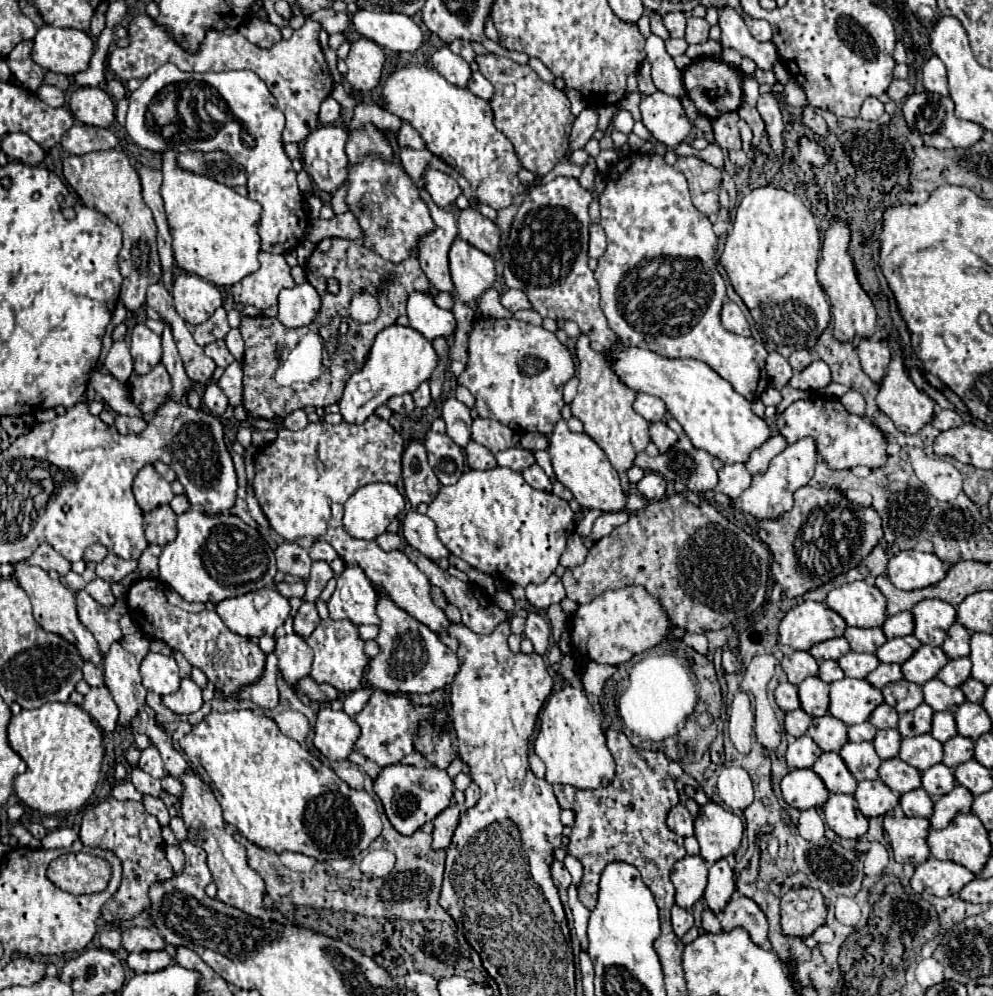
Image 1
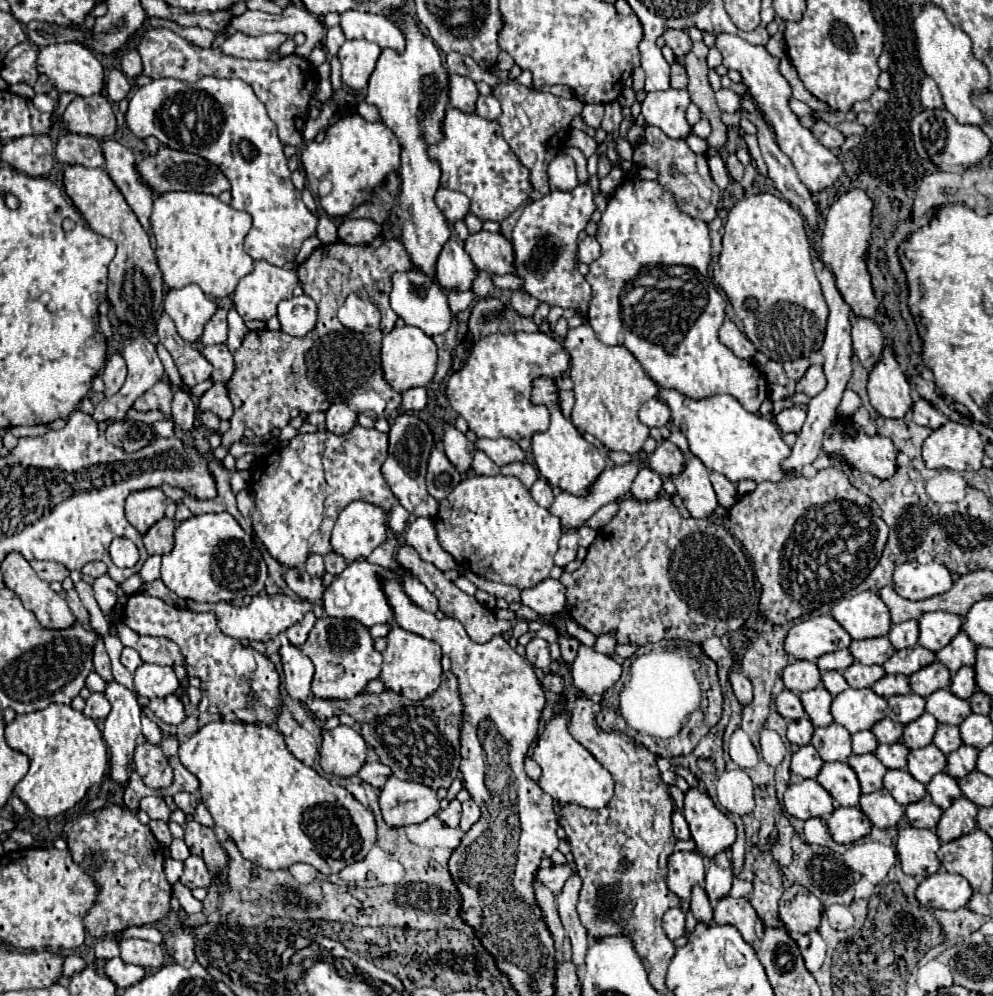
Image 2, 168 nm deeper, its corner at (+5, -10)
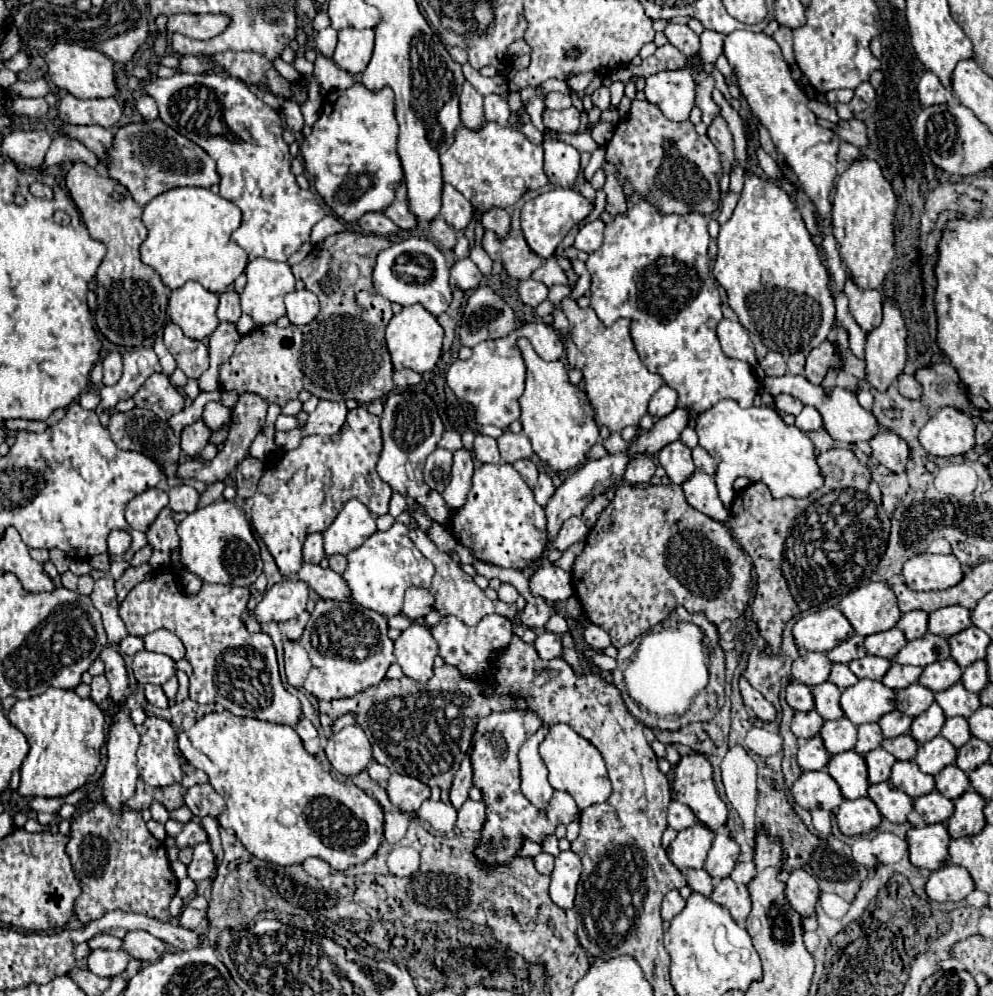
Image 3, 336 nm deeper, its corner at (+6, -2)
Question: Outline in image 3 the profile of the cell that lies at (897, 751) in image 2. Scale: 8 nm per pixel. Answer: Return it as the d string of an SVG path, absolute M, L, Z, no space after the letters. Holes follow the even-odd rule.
M903 734L903 736L897 736L897 738L891 738L891 740L883 740L881 744L887 752L891 752L897 760L913 760L917 756L917 740L911 736L911 734Z

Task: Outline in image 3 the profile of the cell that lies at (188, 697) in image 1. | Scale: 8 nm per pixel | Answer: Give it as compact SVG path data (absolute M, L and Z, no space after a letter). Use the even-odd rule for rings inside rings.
M145 684L145 696L147 696L147 702L149 704L155 704L159 708L167 708L167 696L163 694L161 686L155 686L155 684Z

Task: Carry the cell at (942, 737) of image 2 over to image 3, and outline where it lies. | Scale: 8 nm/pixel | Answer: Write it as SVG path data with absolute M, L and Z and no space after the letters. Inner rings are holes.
M947 718L945 726L941 730L941 736L945 736L955 748L961 748L971 738L969 722L965 718Z

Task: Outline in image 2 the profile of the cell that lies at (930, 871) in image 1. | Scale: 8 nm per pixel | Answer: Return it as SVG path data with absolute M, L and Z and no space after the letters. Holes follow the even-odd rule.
M938 870L936 874L924 878L916 888L916 900L924 906L958 910L966 906L972 896L972 888L966 878Z

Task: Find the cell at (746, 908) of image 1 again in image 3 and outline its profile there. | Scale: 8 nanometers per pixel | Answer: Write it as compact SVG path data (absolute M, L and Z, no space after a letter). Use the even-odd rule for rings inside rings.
M729 876L721 878L713 888L711 900L725 906L731 912L733 920L739 926L745 926L745 918L751 912L751 898L745 884L735 884Z

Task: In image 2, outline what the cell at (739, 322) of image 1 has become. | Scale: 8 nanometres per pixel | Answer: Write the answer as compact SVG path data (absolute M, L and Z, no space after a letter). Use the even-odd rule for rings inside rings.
M724 320L722 328L720 328L720 342L724 346L728 346L738 358L750 360L754 356L754 352L756 352L754 344L746 338L746 334L742 334L738 330L738 326L734 322L730 322L730 320Z

